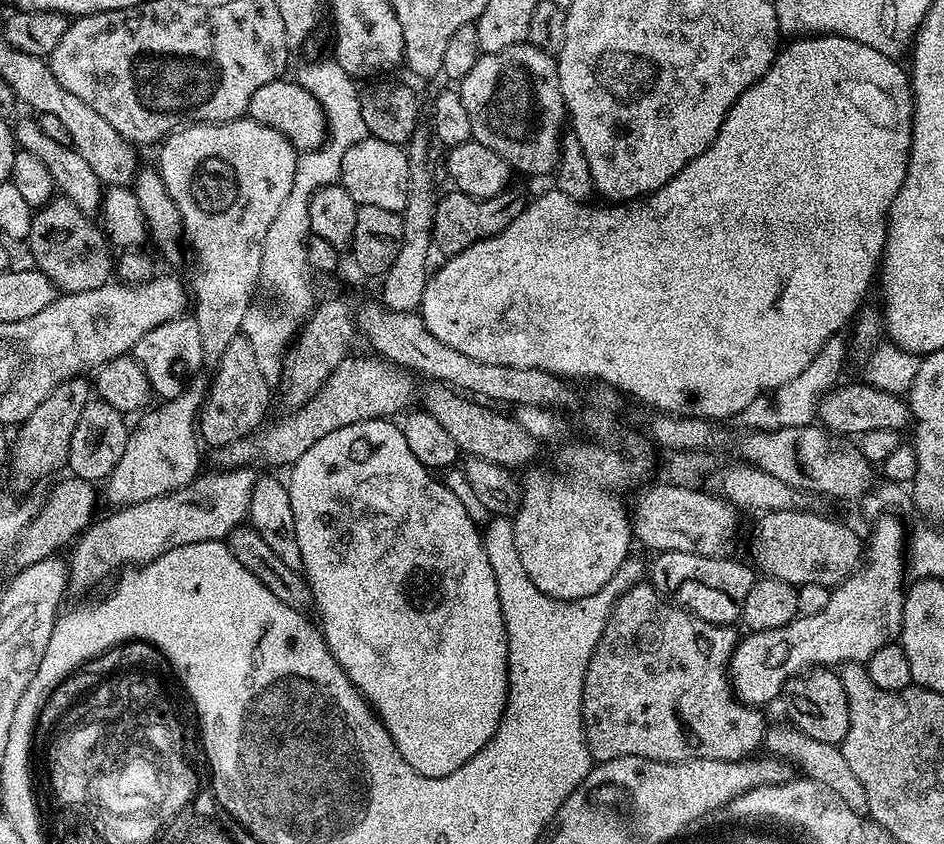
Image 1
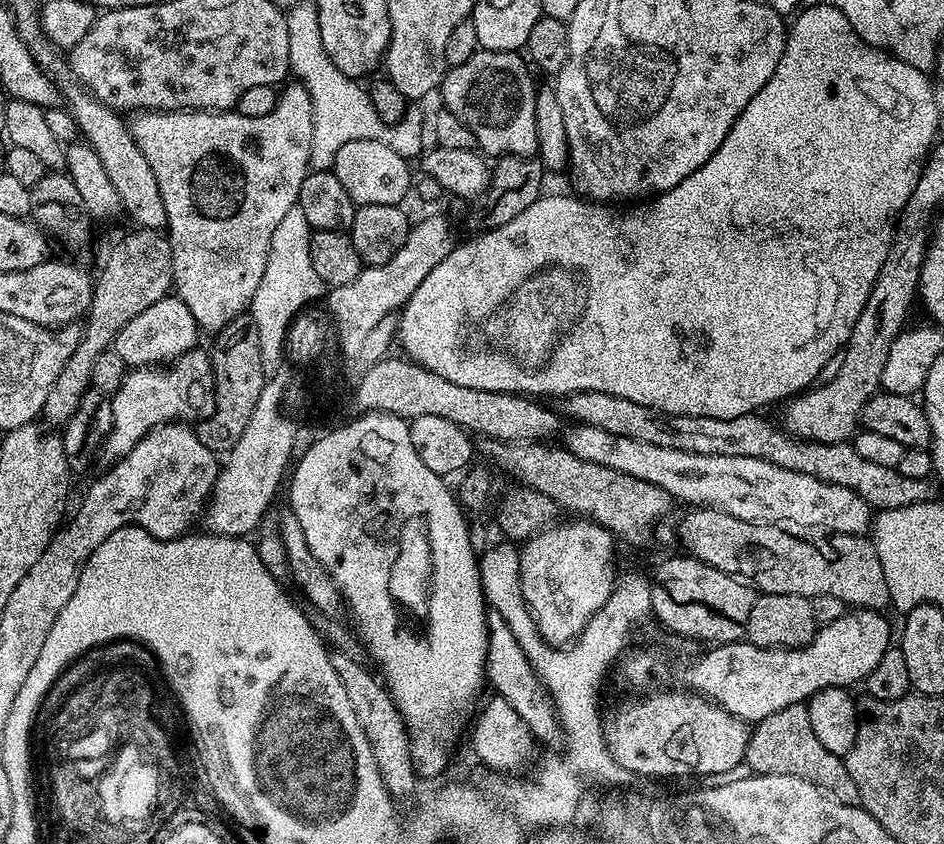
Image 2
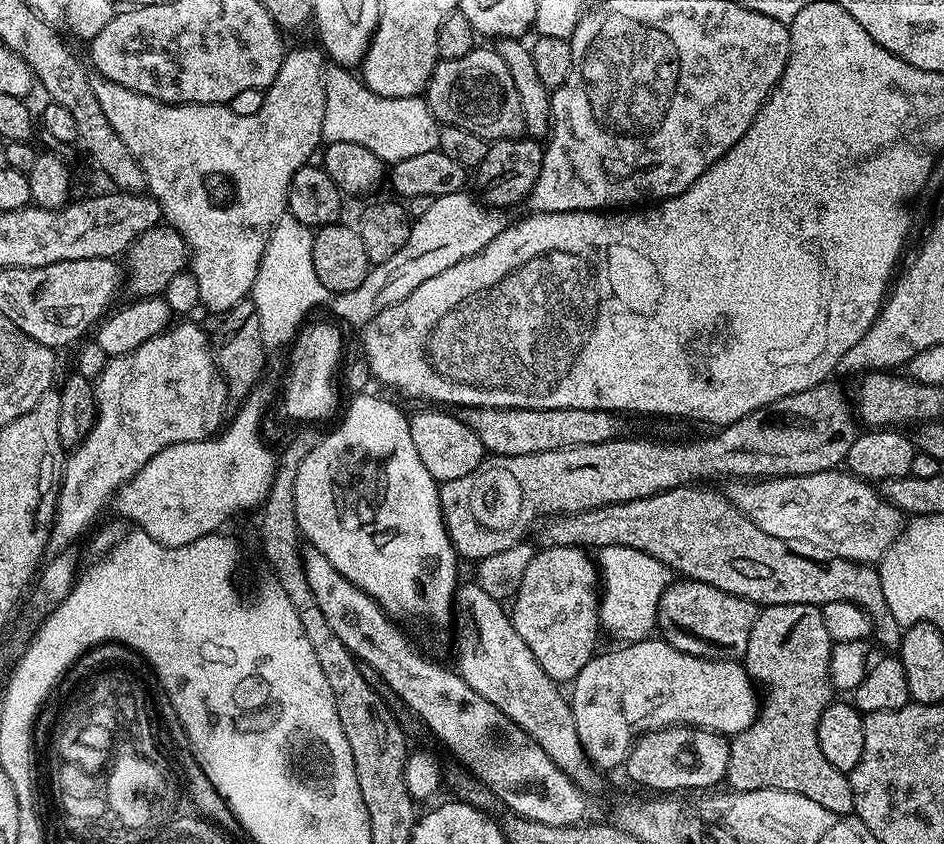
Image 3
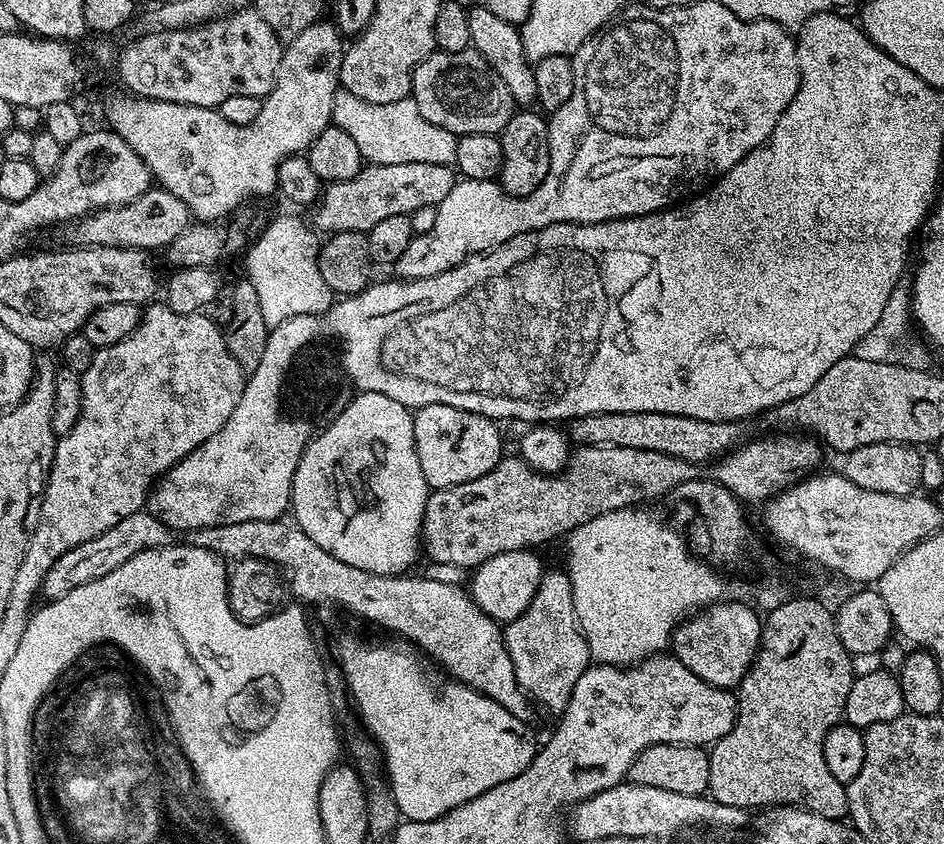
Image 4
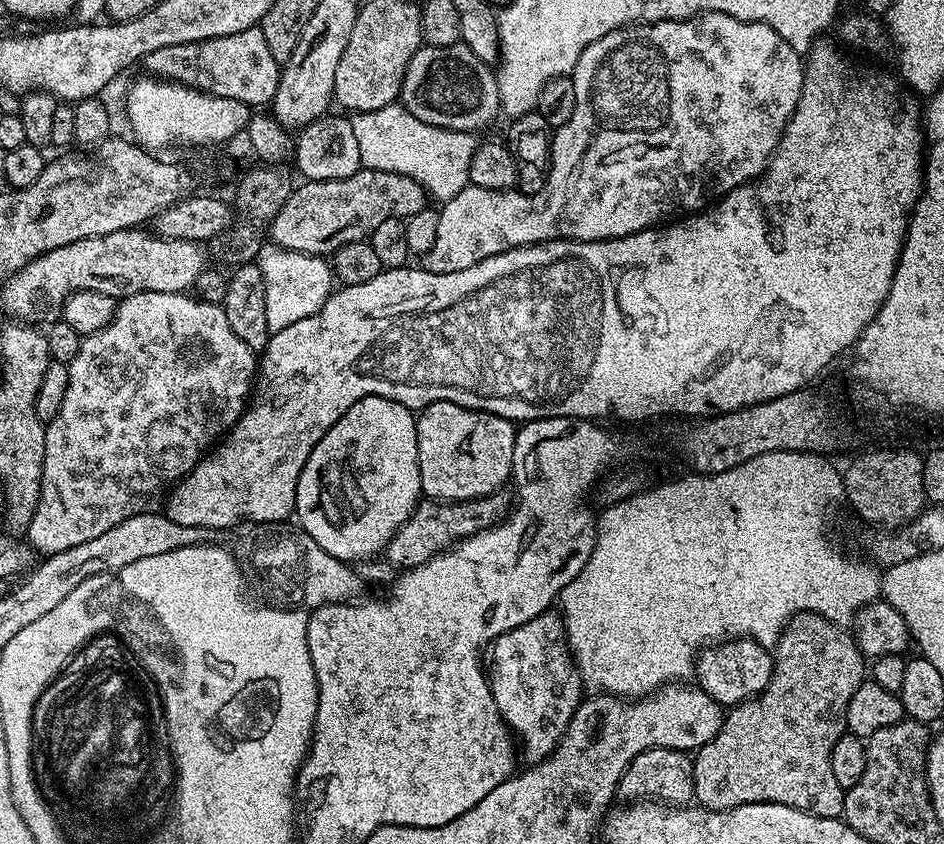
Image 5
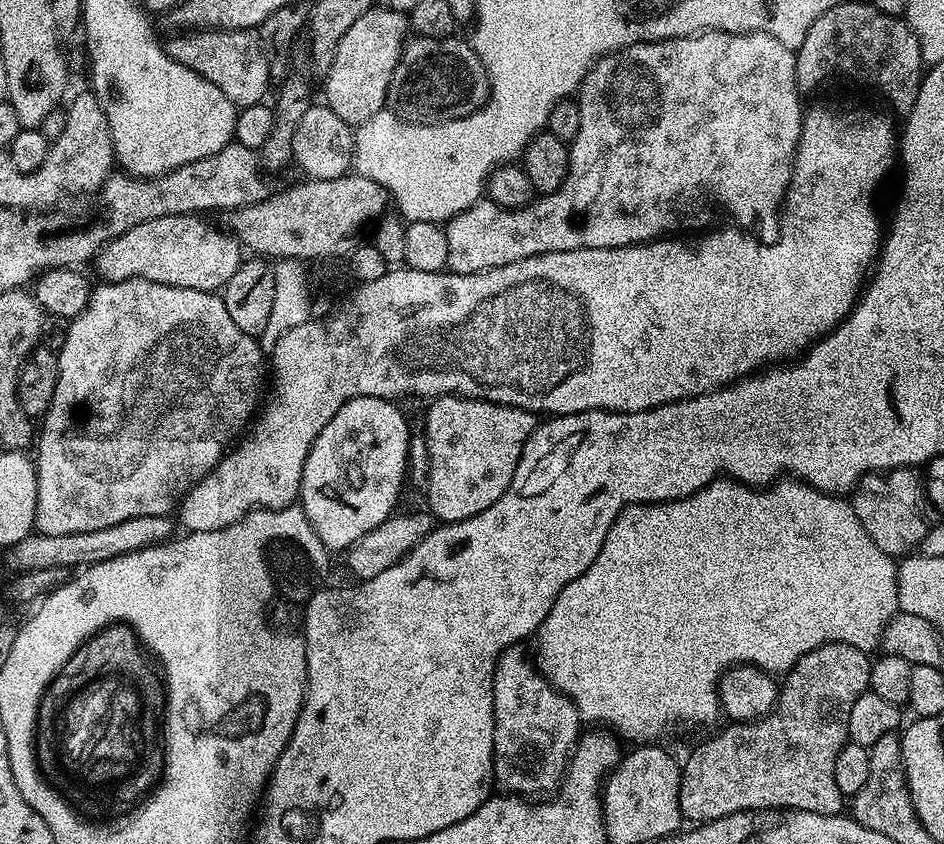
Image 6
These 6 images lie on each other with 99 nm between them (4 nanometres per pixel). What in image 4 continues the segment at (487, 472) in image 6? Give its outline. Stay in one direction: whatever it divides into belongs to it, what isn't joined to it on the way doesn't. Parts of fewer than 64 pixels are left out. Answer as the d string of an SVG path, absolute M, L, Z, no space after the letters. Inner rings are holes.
M431 404L415 409L412 421L418 462L422 466L422 474L429 489L432 490L482 478L482 474L494 470L505 451L504 444L500 441L500 432L496 429L499 428L497 421L491 416L462 410L458 406Z

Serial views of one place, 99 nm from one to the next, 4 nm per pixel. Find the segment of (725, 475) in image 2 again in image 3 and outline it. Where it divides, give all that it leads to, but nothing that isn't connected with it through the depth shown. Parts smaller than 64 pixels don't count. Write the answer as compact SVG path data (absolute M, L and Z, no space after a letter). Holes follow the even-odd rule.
M833 470L801 476L770 476L763 480L729 483L726 495L732 505L758 530L789 542L813 544L828 556L875 565L900 536L905 517L880 497L869 481L847 470Z

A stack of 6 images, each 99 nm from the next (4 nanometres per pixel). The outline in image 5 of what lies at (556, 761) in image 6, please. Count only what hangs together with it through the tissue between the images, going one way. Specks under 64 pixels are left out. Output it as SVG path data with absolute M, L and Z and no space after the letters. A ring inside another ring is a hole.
M549 610L530 618L530 622L522 622L522 626L514 626L514 630L492 641L491 652L490 683L500 717L518 741L519 755L523 759L525 756L529 765L539 764L560 744L560 739L570 726L570 718L574 718L574 710L582 699L582 681L580 673L576 671L576 665L572 663L572 653L568 651L563 615L559 611Z

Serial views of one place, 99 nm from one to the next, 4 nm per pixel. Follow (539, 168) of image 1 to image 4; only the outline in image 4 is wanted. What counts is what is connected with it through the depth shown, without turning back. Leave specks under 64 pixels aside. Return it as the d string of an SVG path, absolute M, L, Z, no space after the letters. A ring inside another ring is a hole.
M471 47L461 52L431 52L418 67L412 72L412 90L410 98L418 106L418 114L426 118L434 126L442 126L446 130L456 133L457 137L466 134L498 134L510 122L514 105L510 98L510 90L494 74L490 62L482 58Z

